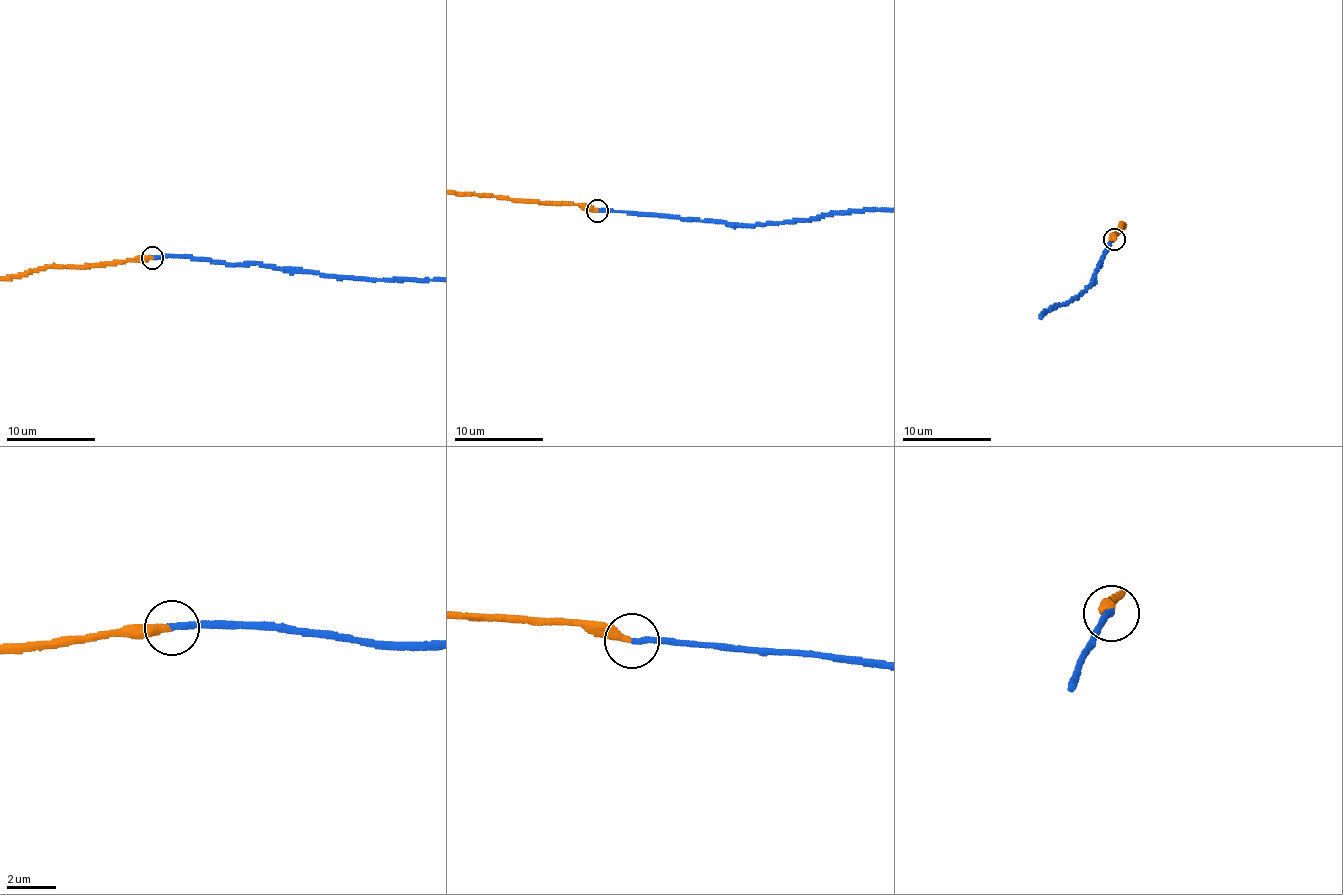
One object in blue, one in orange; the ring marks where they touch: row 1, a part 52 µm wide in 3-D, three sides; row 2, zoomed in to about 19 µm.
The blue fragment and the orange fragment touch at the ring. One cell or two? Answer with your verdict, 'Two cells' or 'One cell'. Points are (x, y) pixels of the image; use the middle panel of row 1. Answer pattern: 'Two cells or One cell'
One cell

